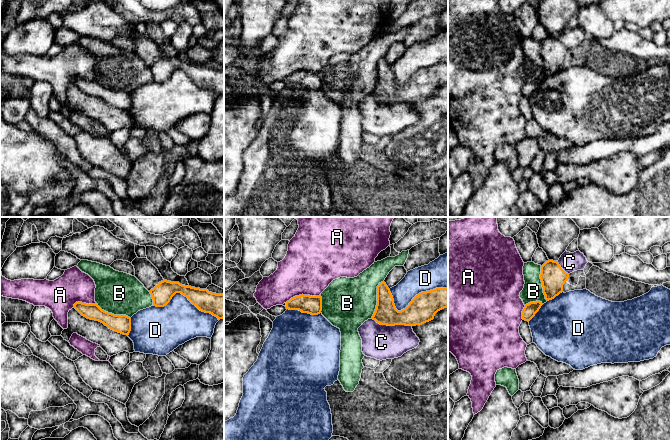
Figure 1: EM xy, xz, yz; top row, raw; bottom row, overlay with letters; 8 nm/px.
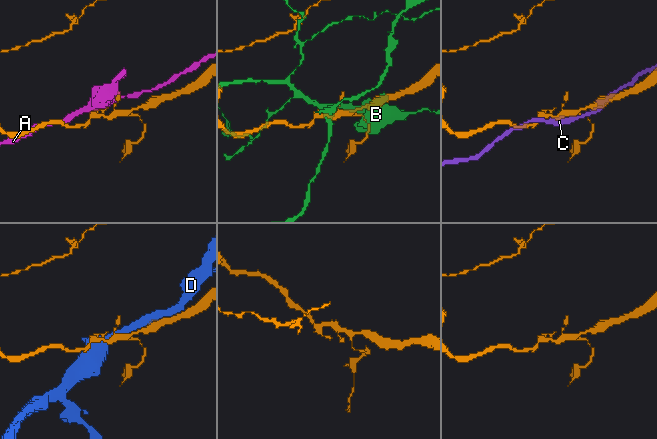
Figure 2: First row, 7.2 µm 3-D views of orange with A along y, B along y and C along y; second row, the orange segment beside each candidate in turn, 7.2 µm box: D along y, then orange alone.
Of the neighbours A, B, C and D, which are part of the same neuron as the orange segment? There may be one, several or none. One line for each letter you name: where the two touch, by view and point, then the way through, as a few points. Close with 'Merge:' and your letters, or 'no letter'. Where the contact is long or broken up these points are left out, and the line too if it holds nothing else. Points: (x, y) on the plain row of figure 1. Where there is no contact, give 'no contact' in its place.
Merge: no letter

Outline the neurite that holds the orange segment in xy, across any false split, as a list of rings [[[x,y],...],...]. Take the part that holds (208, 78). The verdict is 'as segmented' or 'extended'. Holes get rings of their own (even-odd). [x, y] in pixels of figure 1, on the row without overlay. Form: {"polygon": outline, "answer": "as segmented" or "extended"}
{"polygon": [[[167,56],[159,58],[149,68],[153,75],[153,82],[164,83],[176,69],[181,69],[200,87],[210,89],[218,96],[224,94],[224,70],[216,70],[207,65],[185,62],[179,58]]], "answer": "as segmented"}

